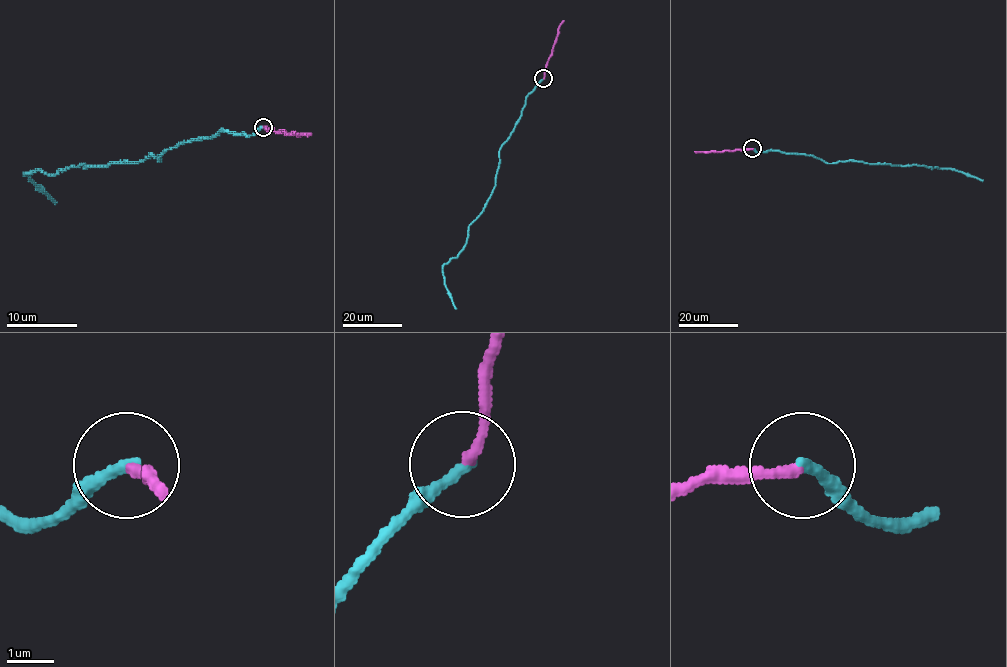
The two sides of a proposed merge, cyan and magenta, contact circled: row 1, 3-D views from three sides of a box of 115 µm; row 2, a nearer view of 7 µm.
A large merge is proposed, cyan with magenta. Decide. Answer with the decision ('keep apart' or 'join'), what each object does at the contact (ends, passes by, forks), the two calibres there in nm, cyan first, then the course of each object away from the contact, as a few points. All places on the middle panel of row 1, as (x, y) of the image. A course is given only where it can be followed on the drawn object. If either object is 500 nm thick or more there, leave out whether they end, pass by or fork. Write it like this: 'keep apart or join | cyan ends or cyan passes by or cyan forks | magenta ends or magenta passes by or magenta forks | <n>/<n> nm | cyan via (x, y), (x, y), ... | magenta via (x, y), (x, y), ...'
join | cyan ends | magenta ends | 240/220 nm | cyan via (543, 79), (526, 97), (499, 150), (495, 187), (469, 226), (463, 249), (443, 267), (456, 309) | magenta via (543, 79), (558, 27), (564, 20)

